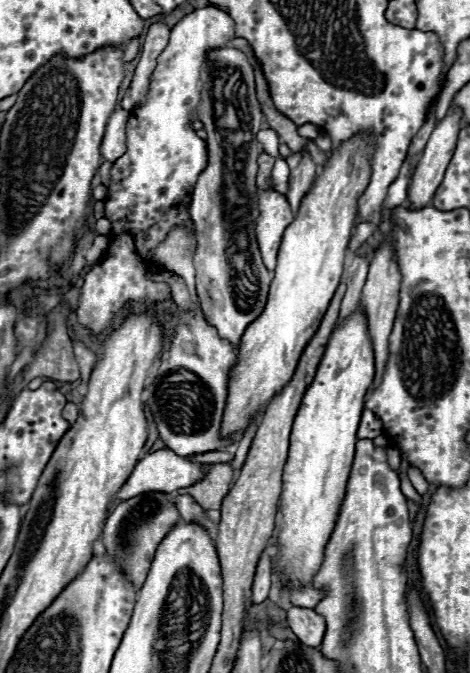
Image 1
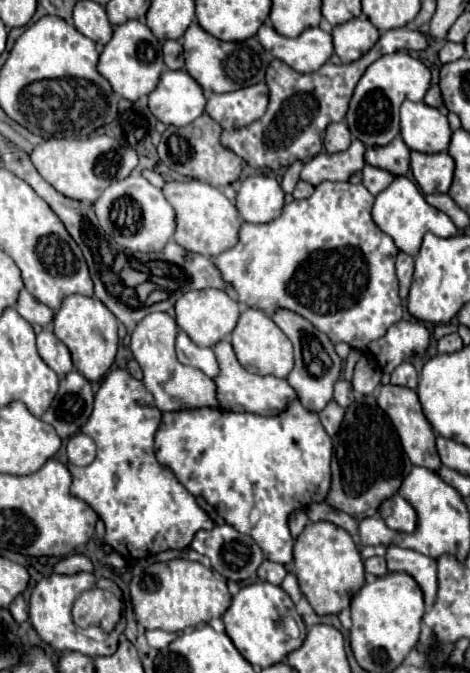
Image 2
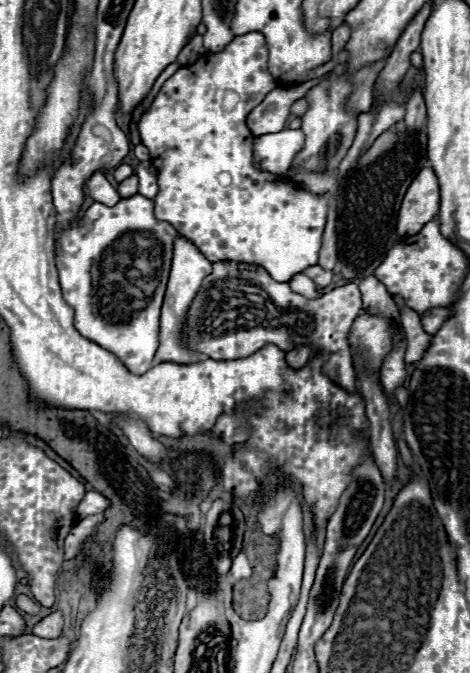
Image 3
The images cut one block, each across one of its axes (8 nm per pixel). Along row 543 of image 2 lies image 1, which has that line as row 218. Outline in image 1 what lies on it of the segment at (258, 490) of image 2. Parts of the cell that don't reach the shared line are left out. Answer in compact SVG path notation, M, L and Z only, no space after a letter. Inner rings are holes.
M258 190L260 216L256 218L256 240L268 270L274 270L284 230L294 220L288 200L276 190Z

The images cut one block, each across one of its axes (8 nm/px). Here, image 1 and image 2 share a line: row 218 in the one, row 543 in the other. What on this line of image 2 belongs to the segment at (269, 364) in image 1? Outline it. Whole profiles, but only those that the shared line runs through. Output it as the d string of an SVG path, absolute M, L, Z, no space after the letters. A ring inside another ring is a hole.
M312 522L300 532L294 542L294 574L300 592L320 616L338 614L348 608L352 596L364 584L364 564L352 536L332 526L332 522Z

